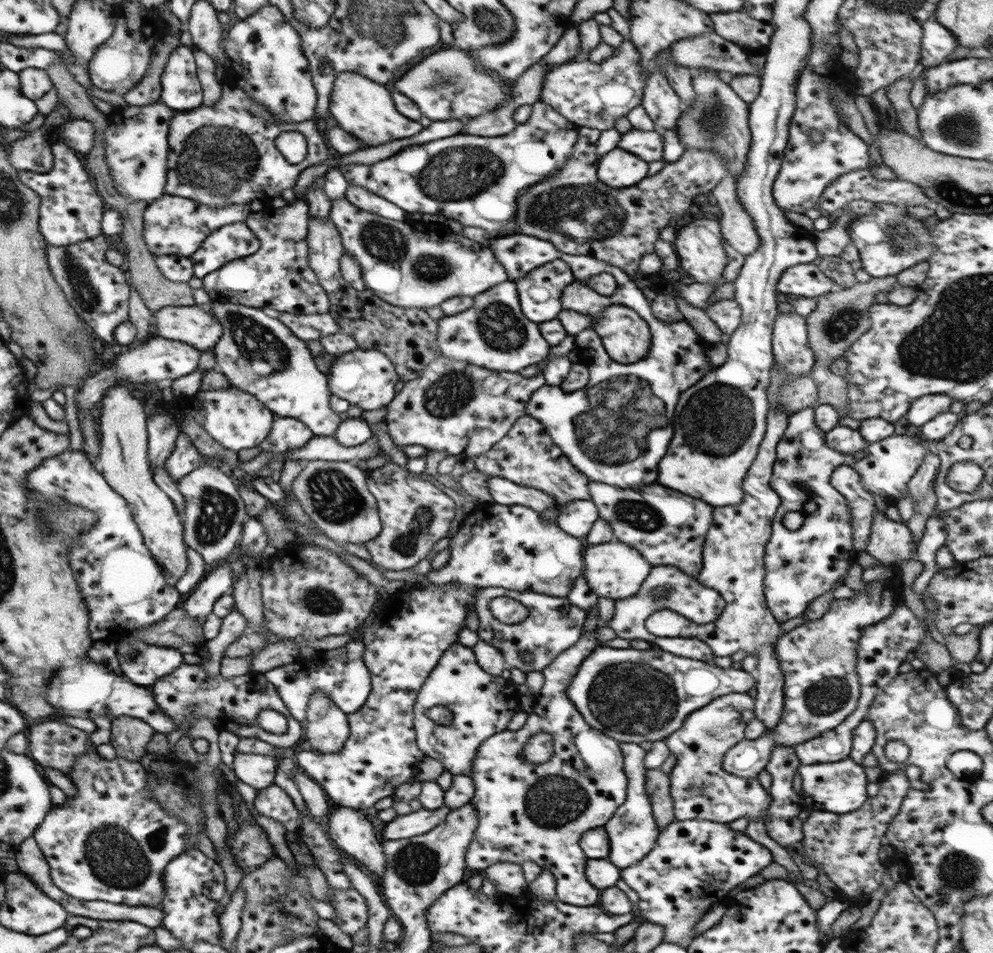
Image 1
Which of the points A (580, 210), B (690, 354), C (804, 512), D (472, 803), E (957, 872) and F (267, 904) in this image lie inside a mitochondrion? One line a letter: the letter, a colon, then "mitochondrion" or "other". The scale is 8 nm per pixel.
A: mitochondrion
B: other
C: other
D: other
E: mitochondrion
F: mitochondrion

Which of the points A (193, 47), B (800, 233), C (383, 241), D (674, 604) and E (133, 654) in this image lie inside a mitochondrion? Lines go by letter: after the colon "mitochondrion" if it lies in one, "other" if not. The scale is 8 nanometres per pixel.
A: other
B: other
C: mitochondrion
D: other
E: mitochondrion

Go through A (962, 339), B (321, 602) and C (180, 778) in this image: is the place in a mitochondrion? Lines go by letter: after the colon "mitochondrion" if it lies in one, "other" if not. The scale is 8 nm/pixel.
A: mitochondrion
B: mitochondrion
C: other

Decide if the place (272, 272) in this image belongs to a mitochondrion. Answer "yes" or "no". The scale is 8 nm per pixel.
no

